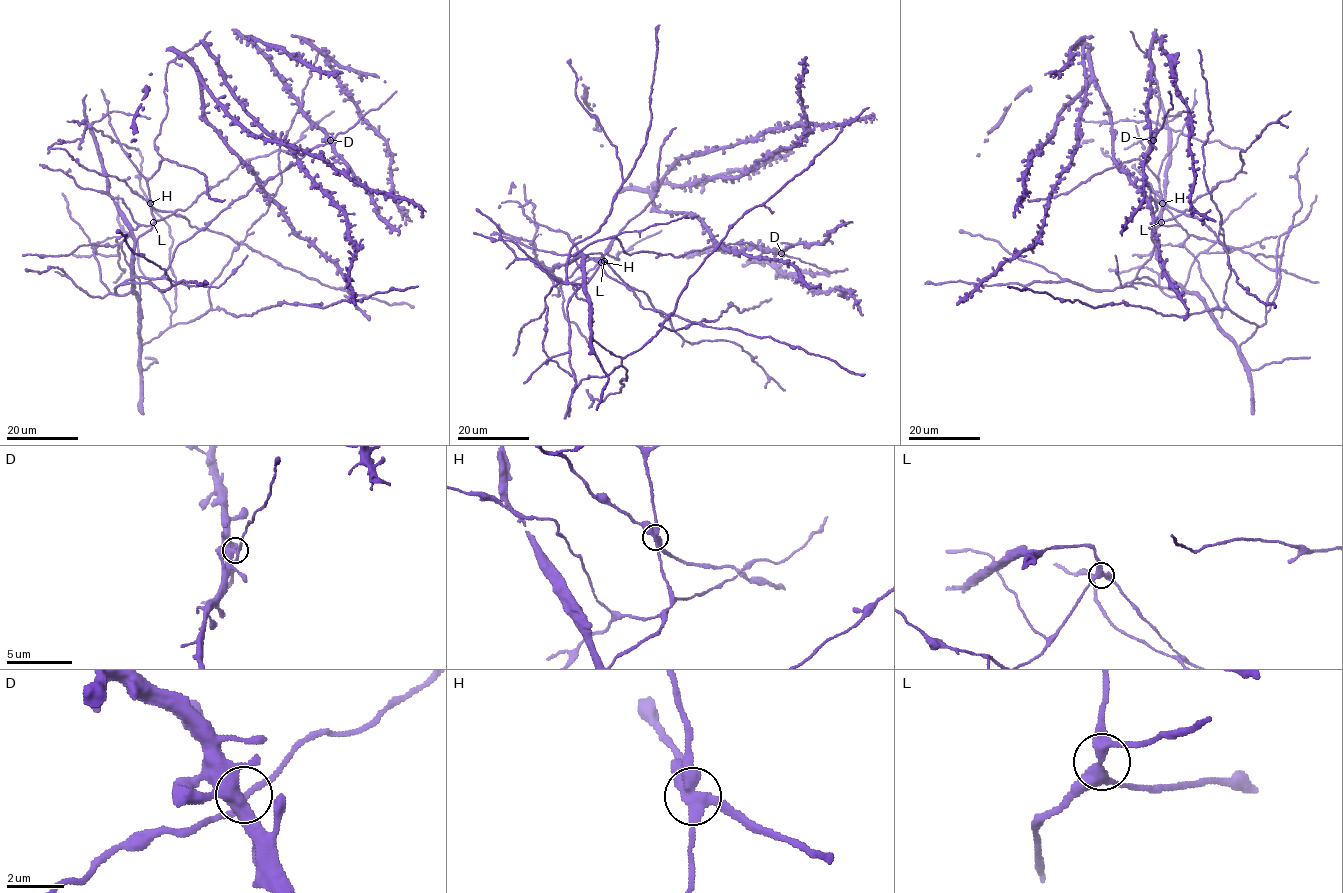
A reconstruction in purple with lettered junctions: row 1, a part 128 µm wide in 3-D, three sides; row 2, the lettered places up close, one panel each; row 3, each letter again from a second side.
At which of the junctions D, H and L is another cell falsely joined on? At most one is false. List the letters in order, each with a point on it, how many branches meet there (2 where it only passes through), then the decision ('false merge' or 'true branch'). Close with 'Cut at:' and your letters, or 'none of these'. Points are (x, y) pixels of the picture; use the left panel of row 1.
D: (330, 140) | 4 | true branch
H: (150, 203) | 4 | false merge
L: (153, 222) | 4 | true branch
Cut at: H

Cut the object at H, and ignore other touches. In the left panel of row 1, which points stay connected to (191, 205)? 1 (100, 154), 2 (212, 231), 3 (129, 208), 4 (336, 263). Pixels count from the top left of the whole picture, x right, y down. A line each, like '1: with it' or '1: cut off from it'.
1: with it
2: cut off from it
3: with it
4: with it

